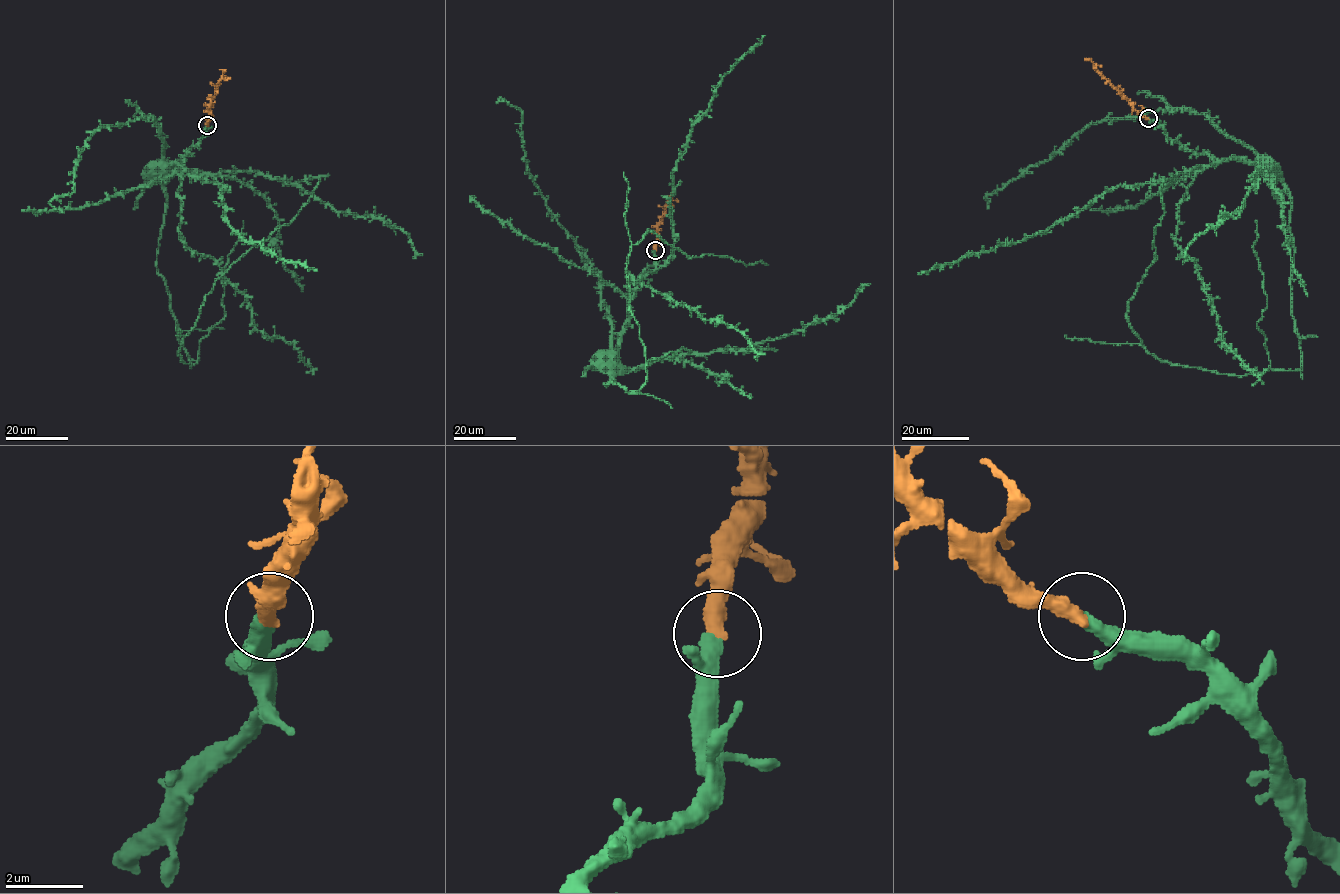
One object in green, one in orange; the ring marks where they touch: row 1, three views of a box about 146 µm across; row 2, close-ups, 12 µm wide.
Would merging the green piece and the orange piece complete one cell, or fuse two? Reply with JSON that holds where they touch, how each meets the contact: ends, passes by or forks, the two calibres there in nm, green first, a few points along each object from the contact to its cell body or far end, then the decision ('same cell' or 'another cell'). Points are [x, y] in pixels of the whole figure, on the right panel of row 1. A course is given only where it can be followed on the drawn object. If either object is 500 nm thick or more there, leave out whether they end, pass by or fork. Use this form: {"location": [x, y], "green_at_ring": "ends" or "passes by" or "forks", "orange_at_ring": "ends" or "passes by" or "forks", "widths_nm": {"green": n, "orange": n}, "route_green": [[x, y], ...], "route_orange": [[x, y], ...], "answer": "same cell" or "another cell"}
{"location": [1148, 118], "green_at_ring": "ends", "orange_at_ring": "ends", "widths_nm": {"green": 400, "orange": 440}, "route_green": [[1148, 119], [1283, 183], [1301, 368], [1219, 374], [1142, 345], [1127, 304], [1155, 260], [1164, 176]], "route_orange": [[1148, 119], [1143, 118], [1084, 58]], "answer": "same cell"}

